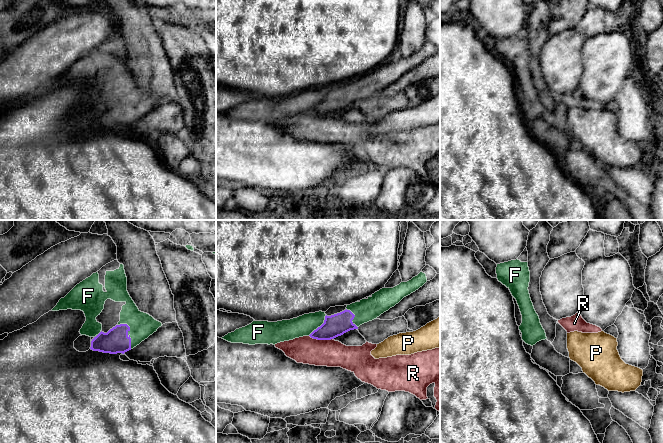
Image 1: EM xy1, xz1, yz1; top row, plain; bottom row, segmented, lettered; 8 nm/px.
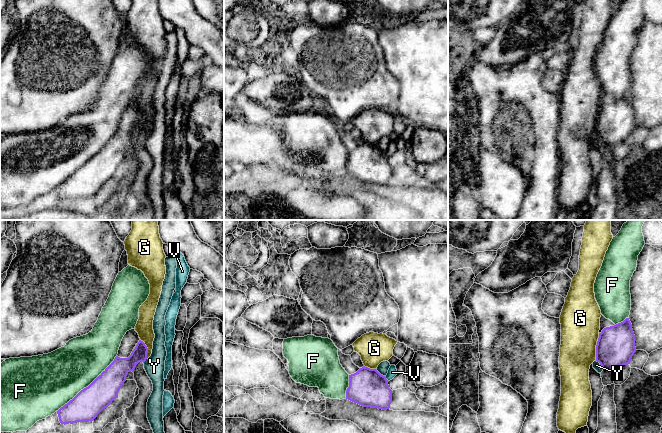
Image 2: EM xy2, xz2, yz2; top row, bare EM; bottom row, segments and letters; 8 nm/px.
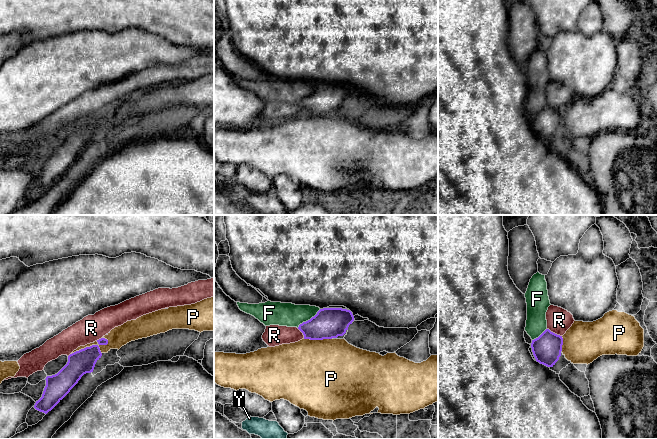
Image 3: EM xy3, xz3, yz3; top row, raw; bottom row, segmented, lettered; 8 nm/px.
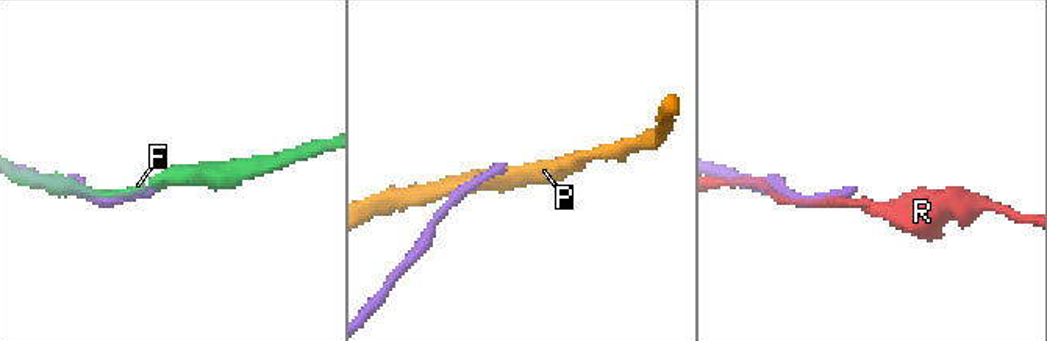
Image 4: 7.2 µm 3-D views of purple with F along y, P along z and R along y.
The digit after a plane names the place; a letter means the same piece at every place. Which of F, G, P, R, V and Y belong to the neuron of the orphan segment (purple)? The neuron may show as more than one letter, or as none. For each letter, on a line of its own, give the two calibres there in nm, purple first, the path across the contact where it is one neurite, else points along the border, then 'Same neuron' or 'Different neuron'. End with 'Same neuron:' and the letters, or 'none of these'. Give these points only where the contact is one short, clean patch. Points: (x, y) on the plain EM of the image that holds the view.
F: Thickness 240 nm (purple) against 400 nm. Same neuron
G: Thickness 300 nm (purple) against 320 nm. Boundary: yz2 (599, 109), (595, 135). Different neuron
P: Thickness 190 nm (purple) against 160 nm. Different neuron
R: Thickness 180 nm (purple) against 220 nm. Different neuron
V: Thickness 300 nm (purple) against 80 nm. Different neuron
Y: Thickness 300 nm (purple) against 60 nm. Boundary: yz2 (595, 136), (603, 145). Different neuron
Same neuron: F

